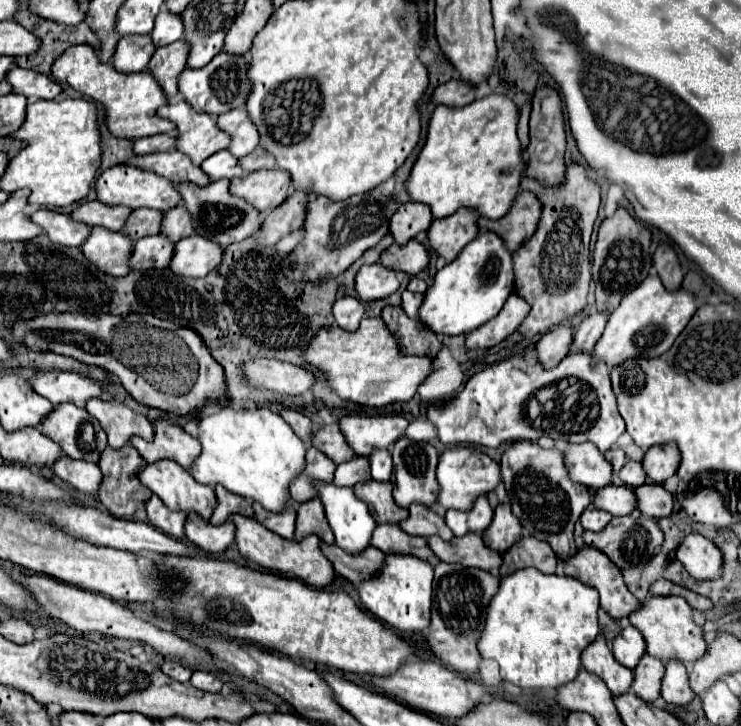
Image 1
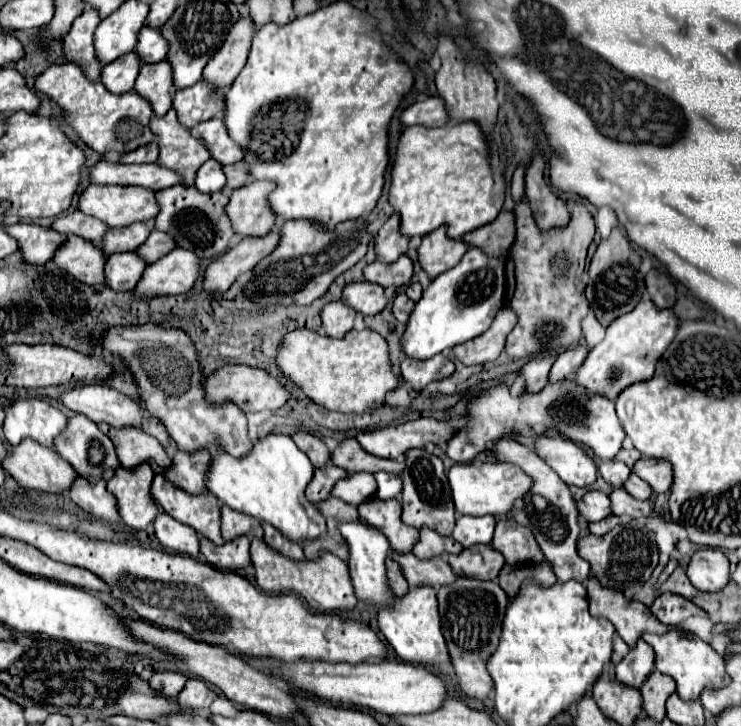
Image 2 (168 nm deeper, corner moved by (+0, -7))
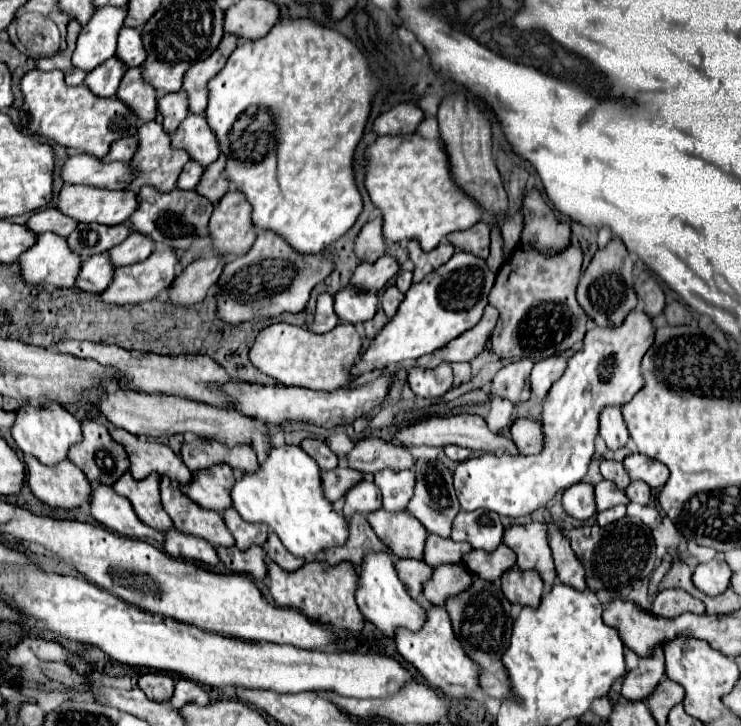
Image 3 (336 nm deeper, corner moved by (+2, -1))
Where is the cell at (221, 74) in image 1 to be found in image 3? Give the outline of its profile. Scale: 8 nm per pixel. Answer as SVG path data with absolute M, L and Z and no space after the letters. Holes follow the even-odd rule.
M181 92L163 94L157 100L157 112L163 116L163 130L167 134L173 134L181 120L185 120L189 114L189 110L185 110L185 96Z

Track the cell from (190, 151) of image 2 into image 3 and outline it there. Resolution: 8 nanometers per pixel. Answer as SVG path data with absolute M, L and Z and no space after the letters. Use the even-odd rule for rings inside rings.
M157 116L151 122L141 124L137 128L137 138L139 138L139 146L137 146L137 152L133 154L133 158L129 162L129 166L133 170L133 180L129 182L127 190L139 190L141 186L153 186L159 192L173 190L177 184L177 178L181 174L181 166L185 166L189 156L183 150L173 150L171 136L165 134L165 130L163 130L161 116Z

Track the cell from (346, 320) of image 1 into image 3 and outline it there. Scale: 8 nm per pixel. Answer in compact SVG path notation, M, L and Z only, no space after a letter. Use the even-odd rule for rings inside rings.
M319 294L317 312L315 312L315 320L311 324L311 332L325 334L325 332L333 330L337 324L339 324L339 320L337 320L337 316L333 312L333 296Z

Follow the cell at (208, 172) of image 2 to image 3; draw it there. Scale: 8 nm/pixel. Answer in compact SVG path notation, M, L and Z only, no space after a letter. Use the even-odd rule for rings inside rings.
M187 162L183 166L179 180L177 180L177 188L179 190L193 190L197 186L197 182L201 180L201 174L203 174L203 166L197 166L195 162Z

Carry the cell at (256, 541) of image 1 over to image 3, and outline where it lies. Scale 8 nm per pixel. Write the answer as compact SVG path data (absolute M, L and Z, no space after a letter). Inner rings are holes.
M271 562L267 578L271 584L271 596L277 606L295 608L313 622L329 624L339 630L361 634L365 618L355 604L359 578L357 578L357 570L353 570L349 562L343 562L341 566L331 566L329 570L323 570L319 562L307 562L305 566L301 566L301 570L295 570L293 574L281 570L277 564Z

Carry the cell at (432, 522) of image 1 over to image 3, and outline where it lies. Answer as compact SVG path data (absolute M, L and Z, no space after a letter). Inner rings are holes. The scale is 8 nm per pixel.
M429 534L425 546L425 562L433 568L441 564L461 564L463 556L471 550L473 546L465 542L453 542L447 538L439 538L437 534Z

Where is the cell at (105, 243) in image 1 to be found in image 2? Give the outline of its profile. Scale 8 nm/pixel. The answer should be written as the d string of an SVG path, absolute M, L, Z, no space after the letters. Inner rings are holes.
M69 236L63 248L55 254L53 262L85 284L105 284L107 256L99 246L83 240L81 236Z

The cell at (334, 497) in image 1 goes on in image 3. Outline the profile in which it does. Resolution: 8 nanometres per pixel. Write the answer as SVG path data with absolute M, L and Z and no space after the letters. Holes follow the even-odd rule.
M367 554L365 562L357 568L359 572L359 590L357 590L357 606L361 610L361 614L377 626L377 630L381 630L387 638L395 638L395 632L399 628L407 628L411 632L421 630L421 626L425 624L427 612L421 604L417 604L405 590L403 582L399 580L395 568L393 568L393 560L389 554Z

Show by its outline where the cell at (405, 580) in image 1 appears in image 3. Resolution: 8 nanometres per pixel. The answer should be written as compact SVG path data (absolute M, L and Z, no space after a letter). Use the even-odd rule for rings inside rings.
M425 604L425 608L427 608L427 622L423 630L419 632L399 630L395 634L395 644L399 654L421 672L421 676L429 682L433 690L443 692L451 700L471 698L473 692L479 688L479 674L481 674L479 664L475 664L465 654L461 642L455 638L447 610L443 606L429 606L429 604Z

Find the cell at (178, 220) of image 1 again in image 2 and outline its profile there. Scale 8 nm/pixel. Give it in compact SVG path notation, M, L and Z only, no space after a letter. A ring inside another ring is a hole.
M153 230L151 236L147 238L147 242L143 242L143 248L137 248L139 250L139 256L143 256L149 264L159 260L161 256L165 256L167 252L171 252L175 248L175 240L171 240L171 236L167 232L159 232L159 230Z

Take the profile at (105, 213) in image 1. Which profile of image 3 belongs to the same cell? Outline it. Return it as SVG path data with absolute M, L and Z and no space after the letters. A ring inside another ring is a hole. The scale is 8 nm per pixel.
M45 208L37 214L33 214L27 224L25 224L33 234L43 234L43 232L53 232L53 234L59 234L63 238L67 238L77 222L73 222L73 218L65 218L61 212L57 212L55 208Z

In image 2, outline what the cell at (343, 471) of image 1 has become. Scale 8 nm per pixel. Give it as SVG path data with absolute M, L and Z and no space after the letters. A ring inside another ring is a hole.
M367 472L349 474L347 478L343 478L335 484L331 494L351 506L357 506L363 500L369 500L375 496L375 478L373 478L373 474L367 474Z

